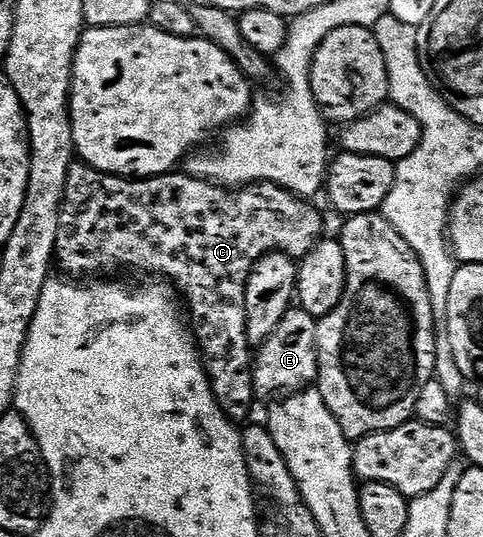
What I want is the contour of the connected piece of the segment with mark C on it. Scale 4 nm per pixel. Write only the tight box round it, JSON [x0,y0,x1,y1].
[56,160,323,412]

